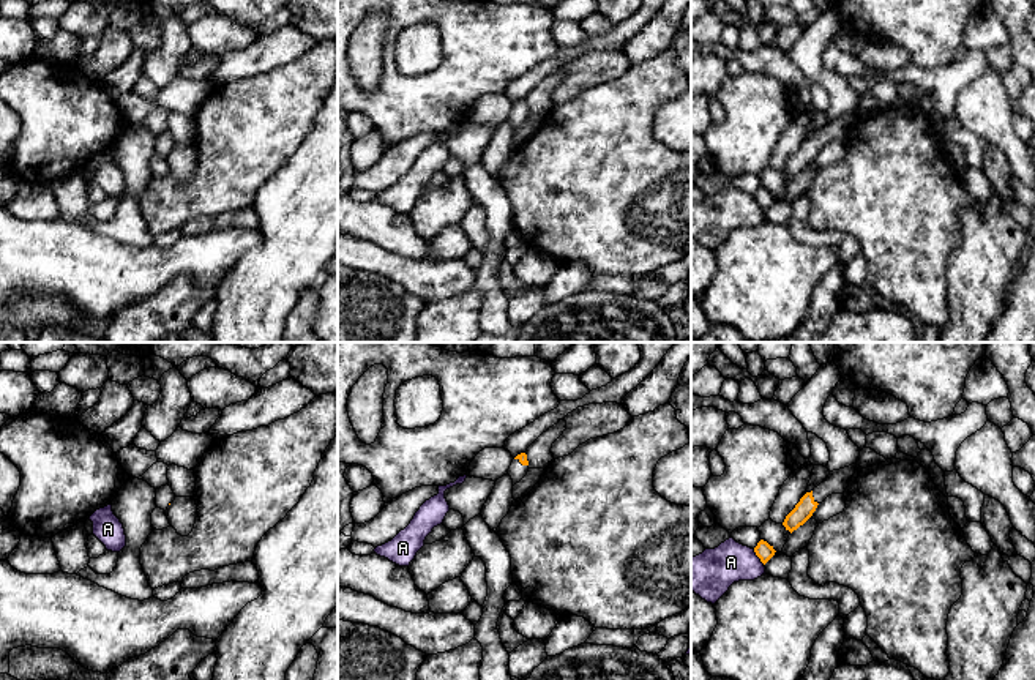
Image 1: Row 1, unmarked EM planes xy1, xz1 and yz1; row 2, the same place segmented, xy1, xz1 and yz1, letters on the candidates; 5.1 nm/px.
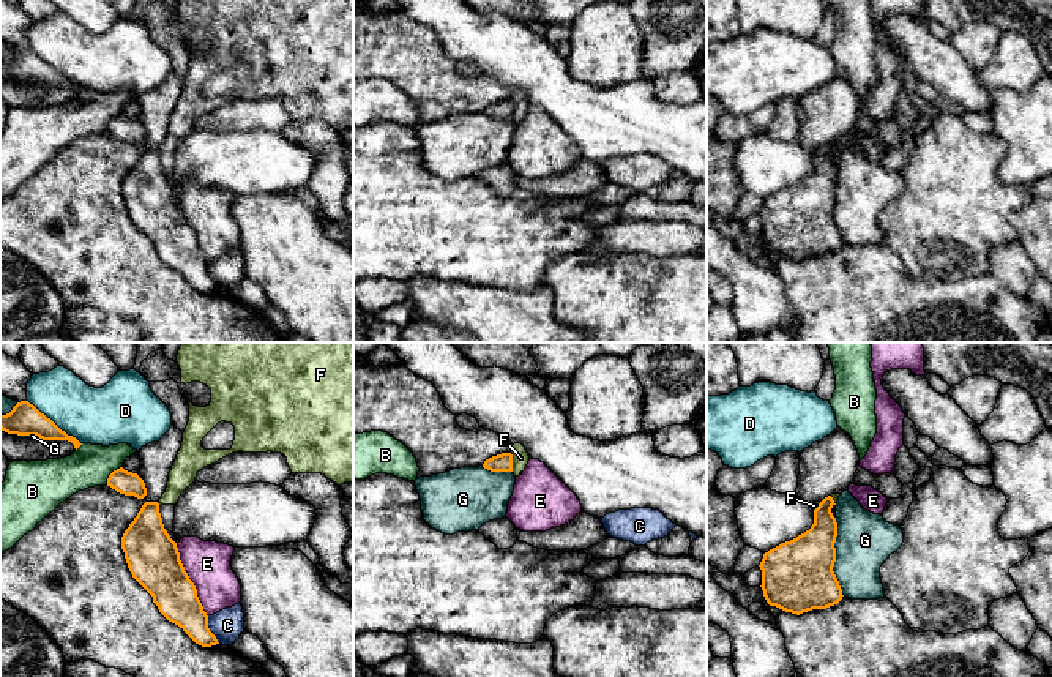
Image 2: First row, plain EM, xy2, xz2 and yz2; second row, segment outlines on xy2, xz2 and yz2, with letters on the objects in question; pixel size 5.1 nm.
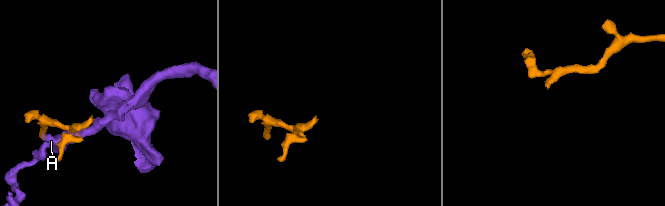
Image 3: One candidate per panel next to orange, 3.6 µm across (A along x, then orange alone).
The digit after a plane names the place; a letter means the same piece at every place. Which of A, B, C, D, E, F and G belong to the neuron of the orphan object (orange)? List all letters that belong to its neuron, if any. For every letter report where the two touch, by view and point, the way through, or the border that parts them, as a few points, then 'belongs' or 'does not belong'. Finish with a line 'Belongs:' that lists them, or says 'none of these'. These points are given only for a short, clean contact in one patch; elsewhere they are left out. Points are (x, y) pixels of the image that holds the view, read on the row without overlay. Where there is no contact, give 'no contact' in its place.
A: contact yz1 (758, 202); does not belong
B: contact xy2 (111, 120); border xy2 (122, 112), (109, 122), (106, 130); does not belong
C: contact xy2 (208, 276); border xy2 (207, 262), (207, 272), (220, 289); does not belong
D: contact xy2 (52, 68); border xy2 (26, 46), (81, 90); does not belong
E: contact xy2 (193, 229); does not belong
F: contact xz2 (511, 109); does not belong
G: contact yz2 (835, 204); does not belong
Belongs: none of these

